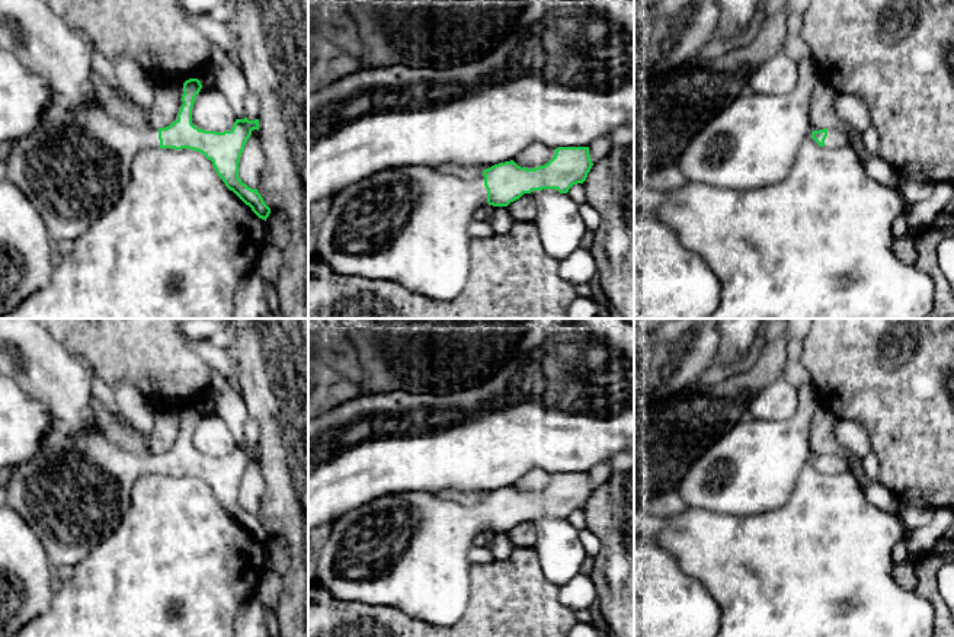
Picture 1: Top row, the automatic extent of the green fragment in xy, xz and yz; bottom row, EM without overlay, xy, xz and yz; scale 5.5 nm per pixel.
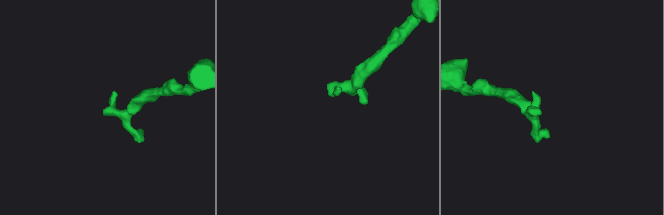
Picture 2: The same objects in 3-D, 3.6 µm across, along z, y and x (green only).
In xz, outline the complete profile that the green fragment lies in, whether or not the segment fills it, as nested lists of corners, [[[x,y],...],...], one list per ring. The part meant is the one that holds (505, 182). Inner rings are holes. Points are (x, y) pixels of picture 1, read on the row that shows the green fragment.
[[[558,147],[554,151],[544,166],[526,169],[510,160],[483,170],[473,180],[432,166],[377,172],[332,198],[332,207],[317,231],[316,256],[339,275],[394,281],[417,295],[451,301],[468,281],[468,224],[478,207],[508,207],[532,191],[557,189],[567,193],[573,185],[586,180],[593,166],[589,147]]]

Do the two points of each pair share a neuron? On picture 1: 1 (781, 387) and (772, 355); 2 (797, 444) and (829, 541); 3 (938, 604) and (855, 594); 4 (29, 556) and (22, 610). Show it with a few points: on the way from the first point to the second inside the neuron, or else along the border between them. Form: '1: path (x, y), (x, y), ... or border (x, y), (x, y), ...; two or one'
1: border (781, 375), (762, 387), (751, 399); two
2: border (810, 460), (803, 466), (790, 495); two
3: border (914, 591), (931, 604), (934, 621); two
4: path (22, 569), (22, 597); one

